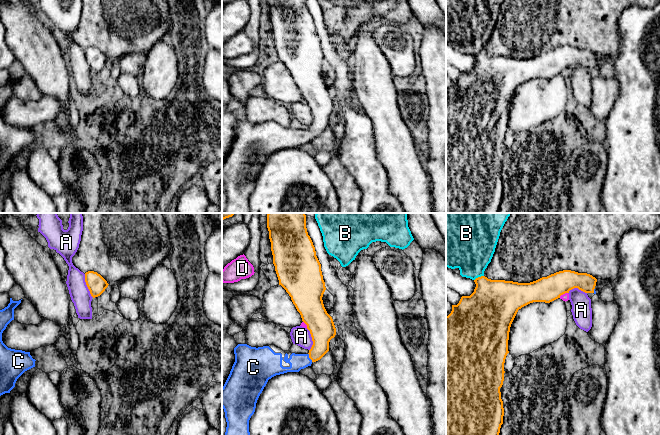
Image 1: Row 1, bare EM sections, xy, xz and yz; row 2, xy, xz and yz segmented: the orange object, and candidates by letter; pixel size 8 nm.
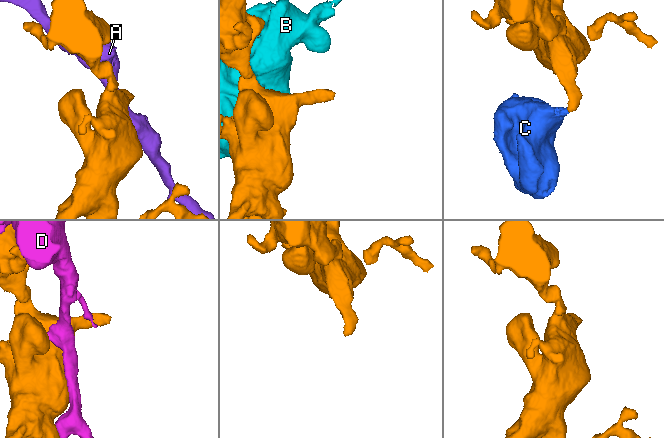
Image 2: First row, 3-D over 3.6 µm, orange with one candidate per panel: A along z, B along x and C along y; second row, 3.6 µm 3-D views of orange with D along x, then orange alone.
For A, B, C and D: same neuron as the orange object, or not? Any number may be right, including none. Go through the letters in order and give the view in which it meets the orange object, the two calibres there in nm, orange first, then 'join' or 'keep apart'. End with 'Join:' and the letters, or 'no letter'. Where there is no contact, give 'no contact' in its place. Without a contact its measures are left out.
A: xy | 150/160 nm | keep apart
B: yz | 380/380 nm | keep apart
C: xz | 200/130 nm | join
D: yz | 200/60 nm | keep apart
Join: C

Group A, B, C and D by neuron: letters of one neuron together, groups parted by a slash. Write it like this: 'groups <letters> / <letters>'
groups A / B / C / D

